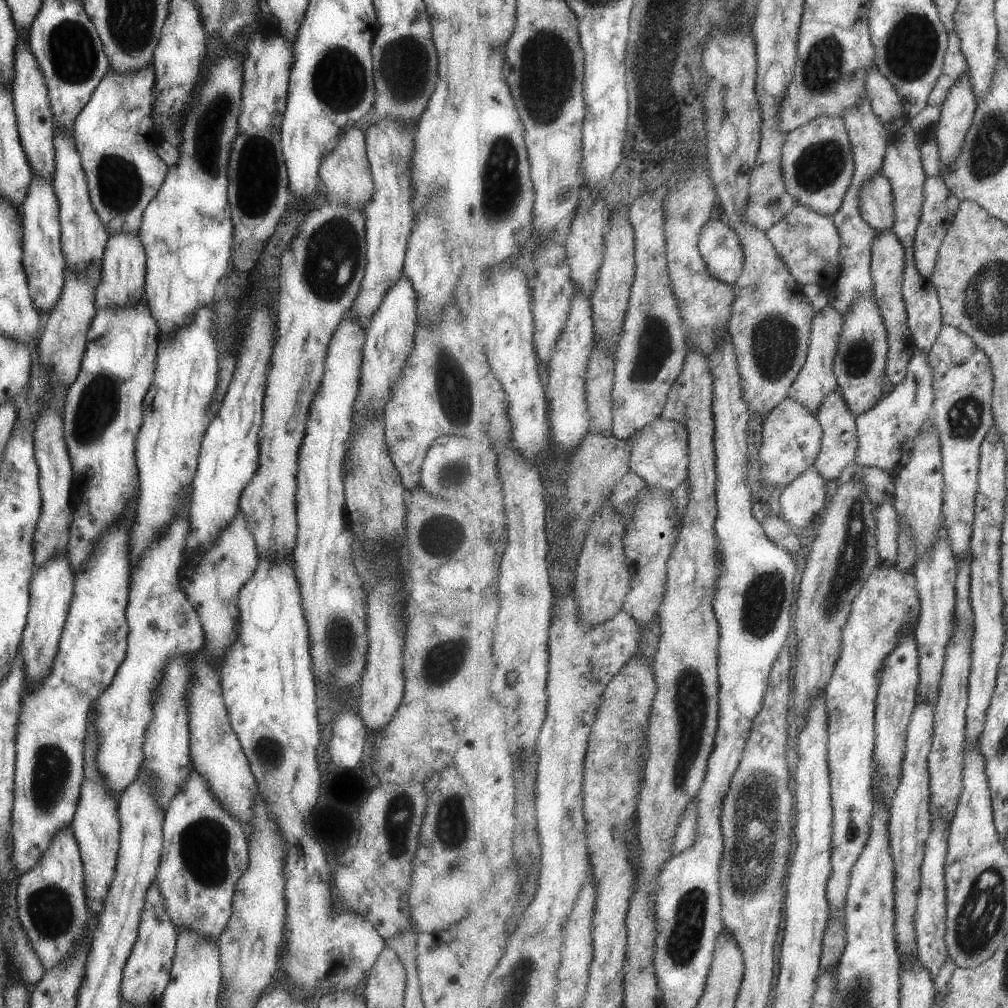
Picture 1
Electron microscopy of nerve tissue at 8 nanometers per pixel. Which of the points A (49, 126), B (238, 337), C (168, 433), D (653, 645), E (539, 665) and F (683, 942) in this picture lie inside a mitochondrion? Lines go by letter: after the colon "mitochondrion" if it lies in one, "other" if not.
A: other
B: other
C: other
D: other
E: other
F: mitochondrion

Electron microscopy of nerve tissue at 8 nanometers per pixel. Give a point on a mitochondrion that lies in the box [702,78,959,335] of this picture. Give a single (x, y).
(819, 167)

